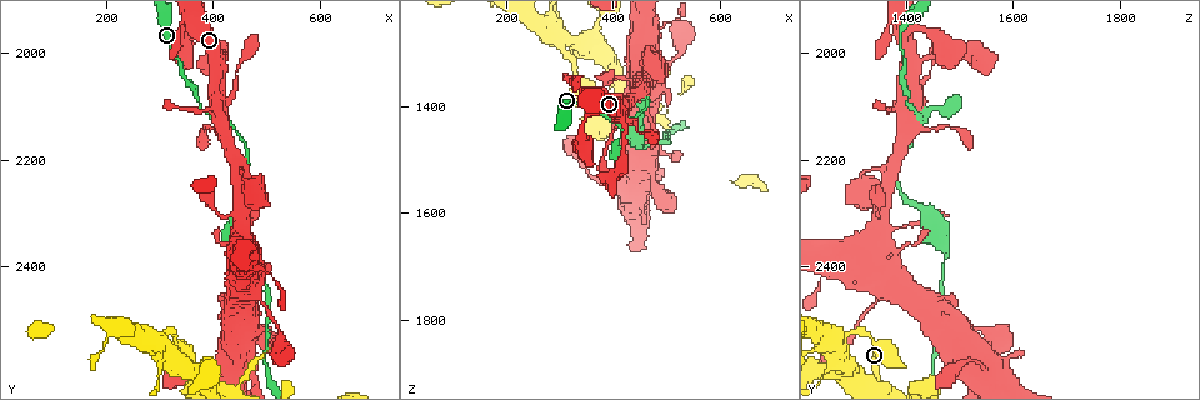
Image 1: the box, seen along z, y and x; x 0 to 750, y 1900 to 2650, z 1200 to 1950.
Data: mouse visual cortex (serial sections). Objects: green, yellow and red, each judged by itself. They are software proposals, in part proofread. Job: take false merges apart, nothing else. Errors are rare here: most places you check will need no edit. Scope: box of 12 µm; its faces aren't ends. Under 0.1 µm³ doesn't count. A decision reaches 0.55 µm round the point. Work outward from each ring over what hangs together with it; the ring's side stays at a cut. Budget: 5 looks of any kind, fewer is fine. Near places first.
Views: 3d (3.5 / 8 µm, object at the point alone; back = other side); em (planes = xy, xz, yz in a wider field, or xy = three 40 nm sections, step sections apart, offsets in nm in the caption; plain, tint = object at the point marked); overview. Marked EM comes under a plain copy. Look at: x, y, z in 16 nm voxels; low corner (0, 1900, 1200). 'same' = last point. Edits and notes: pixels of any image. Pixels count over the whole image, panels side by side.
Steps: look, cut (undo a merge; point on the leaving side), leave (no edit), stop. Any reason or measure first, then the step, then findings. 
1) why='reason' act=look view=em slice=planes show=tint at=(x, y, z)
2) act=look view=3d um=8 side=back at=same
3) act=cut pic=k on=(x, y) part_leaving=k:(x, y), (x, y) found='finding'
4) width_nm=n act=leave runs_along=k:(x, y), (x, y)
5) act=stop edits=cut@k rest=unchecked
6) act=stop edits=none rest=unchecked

why='branch point' act=look view=3d um=3.5 at=(420, 2120, 1430)

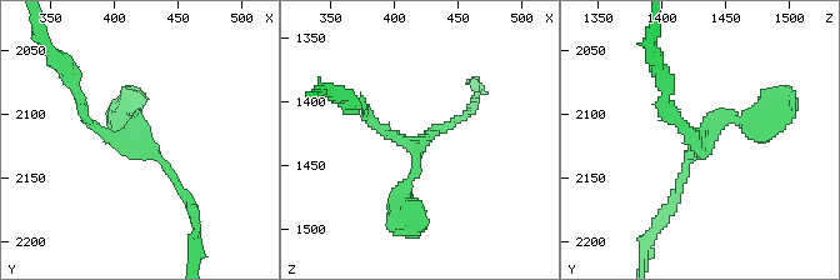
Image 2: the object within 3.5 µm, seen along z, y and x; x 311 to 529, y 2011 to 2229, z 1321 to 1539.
why='now the EM' act=look view=em slice=xy step=5 show=tint at=(416, 2116, 1436)

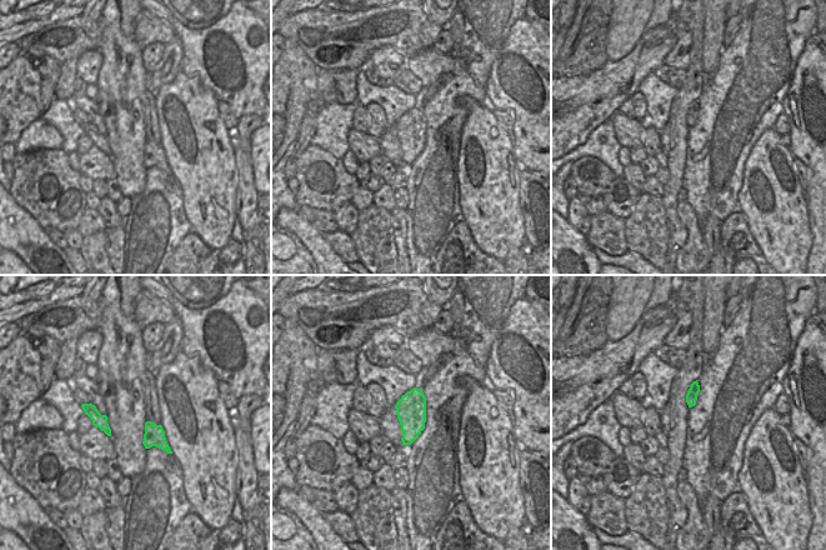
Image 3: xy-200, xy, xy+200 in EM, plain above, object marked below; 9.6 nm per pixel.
act=leave found='one cell here'

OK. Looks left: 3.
why='thick turns thin' act=look view=3d um=3.5 at=(300, 2600, 1245)

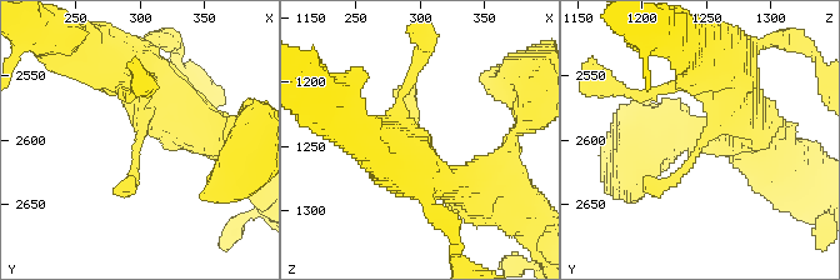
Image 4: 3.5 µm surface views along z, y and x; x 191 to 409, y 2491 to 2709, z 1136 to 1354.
arm_widths_nm=150,450 why='shape alone is not enough' act=look view=em slice=xy step=3 show=tint at=(300, 2596, 1250)

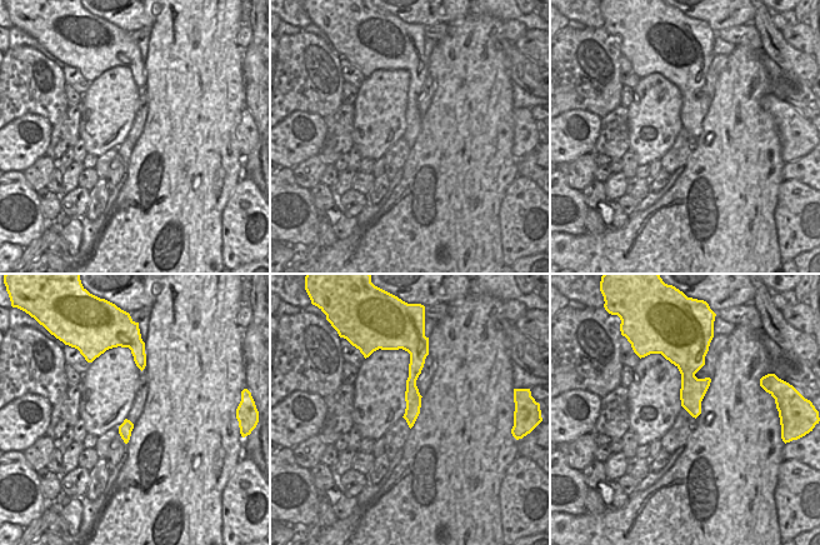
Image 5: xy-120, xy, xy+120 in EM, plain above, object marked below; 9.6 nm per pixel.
act=leave runs_along=5:(418, 360), (411, 379), (410, 421) found='one cell here'

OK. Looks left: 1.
act=stop edits=none rest=unchecked

